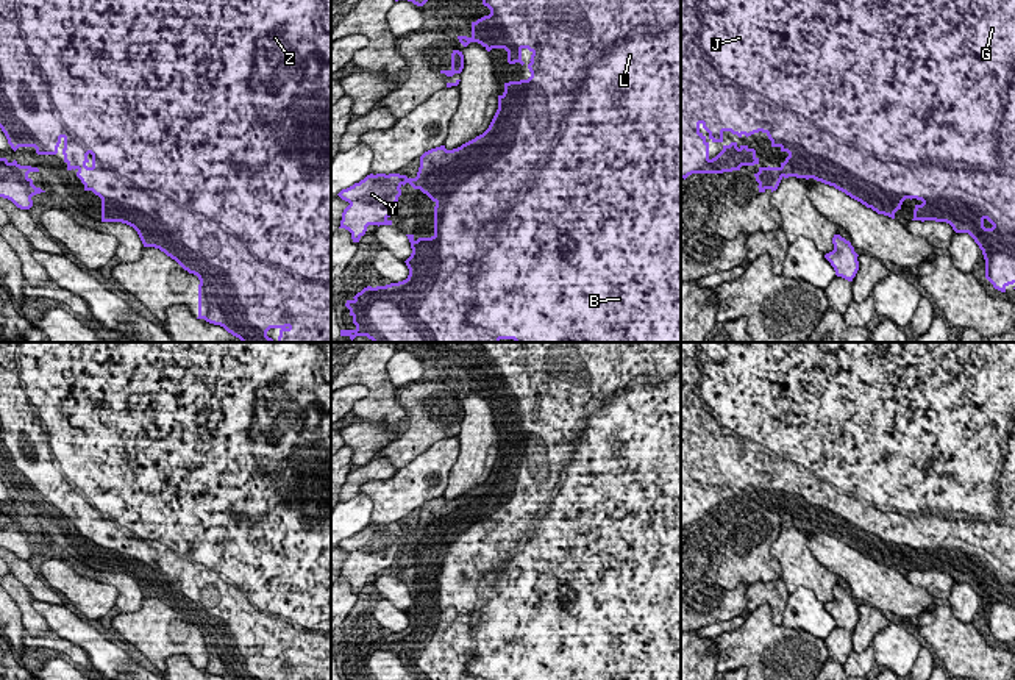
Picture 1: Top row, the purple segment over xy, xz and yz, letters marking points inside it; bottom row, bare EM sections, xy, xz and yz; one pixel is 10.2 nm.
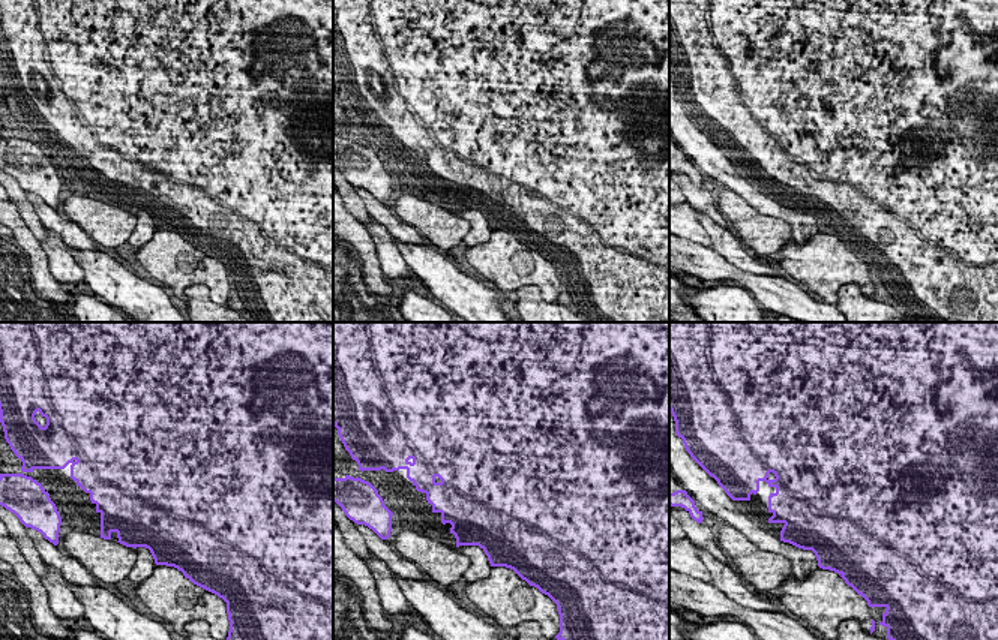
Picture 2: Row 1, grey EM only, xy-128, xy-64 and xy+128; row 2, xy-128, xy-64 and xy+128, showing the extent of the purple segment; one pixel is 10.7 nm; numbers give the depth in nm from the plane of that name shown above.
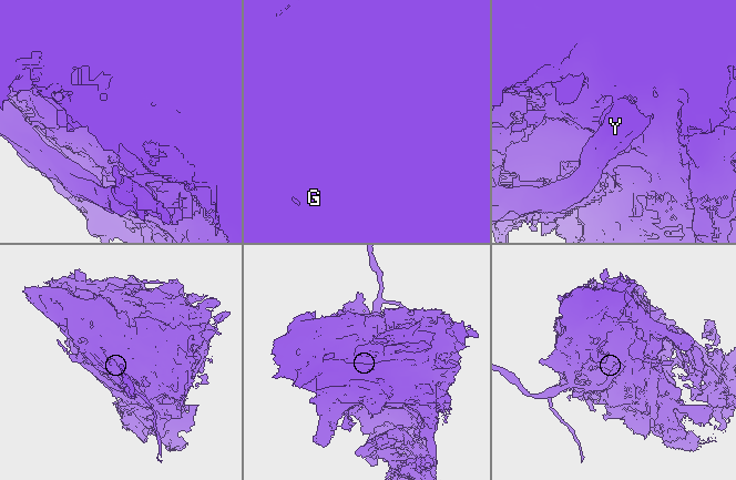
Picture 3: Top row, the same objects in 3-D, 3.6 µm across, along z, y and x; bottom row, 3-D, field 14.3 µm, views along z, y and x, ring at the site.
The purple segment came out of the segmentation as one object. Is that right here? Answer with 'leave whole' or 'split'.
split

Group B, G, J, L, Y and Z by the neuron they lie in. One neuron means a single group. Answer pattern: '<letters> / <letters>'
B G J L Z / Y

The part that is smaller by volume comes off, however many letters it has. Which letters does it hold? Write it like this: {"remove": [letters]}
{"remove": ["Y"]}

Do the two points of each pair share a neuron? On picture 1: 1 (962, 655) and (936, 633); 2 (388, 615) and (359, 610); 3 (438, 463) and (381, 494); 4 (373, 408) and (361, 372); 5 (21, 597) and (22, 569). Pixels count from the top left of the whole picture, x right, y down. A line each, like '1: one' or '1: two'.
1: one
2: one
3: one
4: one
5: two

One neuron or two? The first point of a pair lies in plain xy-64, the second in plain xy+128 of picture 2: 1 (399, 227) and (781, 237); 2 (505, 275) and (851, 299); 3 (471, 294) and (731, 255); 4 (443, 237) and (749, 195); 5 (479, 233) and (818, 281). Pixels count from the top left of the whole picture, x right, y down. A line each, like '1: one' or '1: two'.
1: two
2: two
3: one
4: two
5: two

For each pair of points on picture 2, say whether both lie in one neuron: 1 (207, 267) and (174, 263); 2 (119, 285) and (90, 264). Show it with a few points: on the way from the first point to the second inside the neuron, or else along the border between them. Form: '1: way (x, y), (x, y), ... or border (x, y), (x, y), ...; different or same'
1: way (200, 270), (194, 272), (182, 266); same
2: way (113, 282), (98, 269); same

